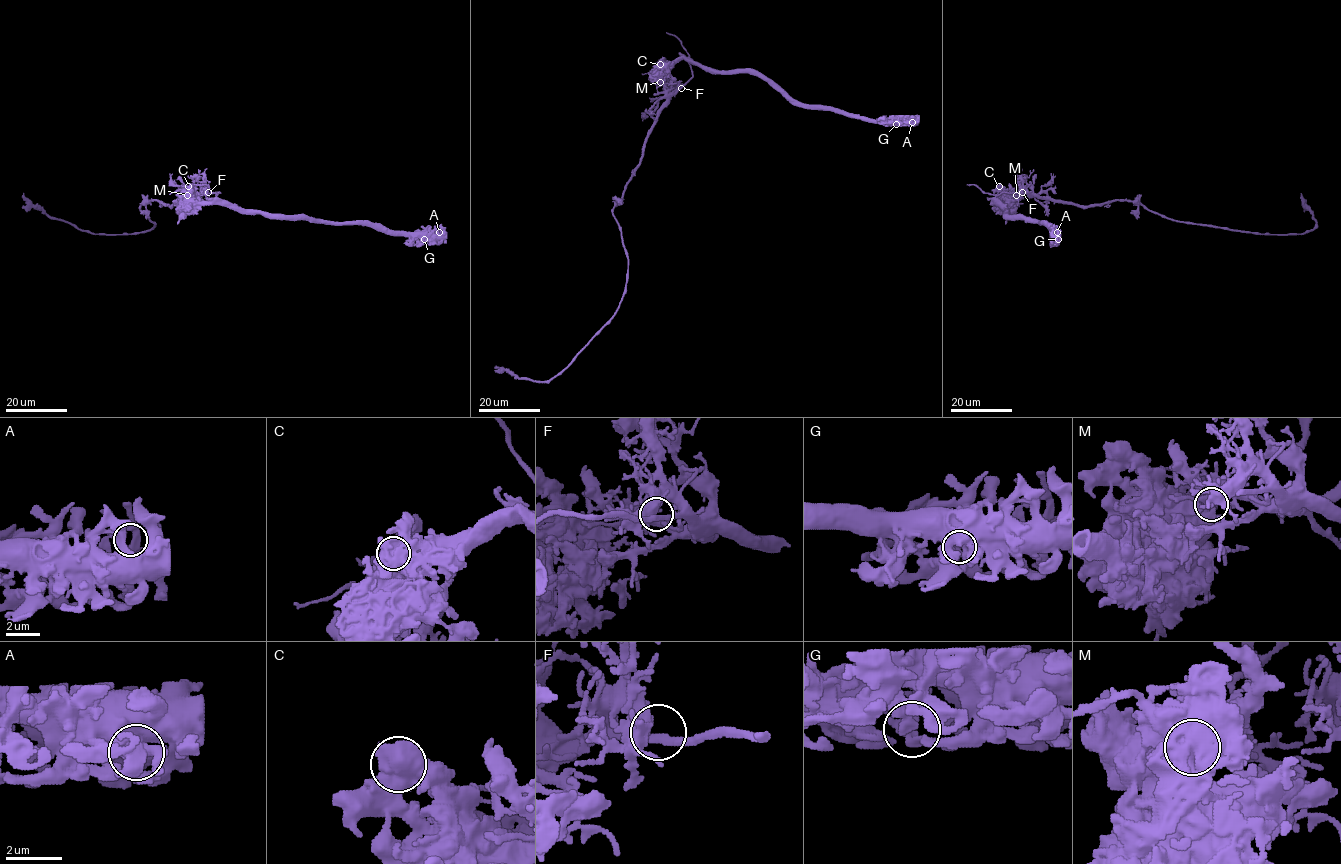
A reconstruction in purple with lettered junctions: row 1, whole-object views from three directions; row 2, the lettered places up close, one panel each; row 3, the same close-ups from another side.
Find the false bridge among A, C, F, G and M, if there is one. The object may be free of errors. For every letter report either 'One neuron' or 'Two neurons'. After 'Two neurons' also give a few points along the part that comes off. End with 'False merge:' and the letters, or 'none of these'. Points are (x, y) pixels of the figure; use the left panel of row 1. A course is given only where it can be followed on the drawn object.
A: One neuron
C: One neuron
F: One neuron
G: One neuron
M: Two neurons. Course of the part to remove: (188, 195), (172, 205), (146, 201), (150, 229), (93, 234), (49, 218), (23, 193)
False merge: M

